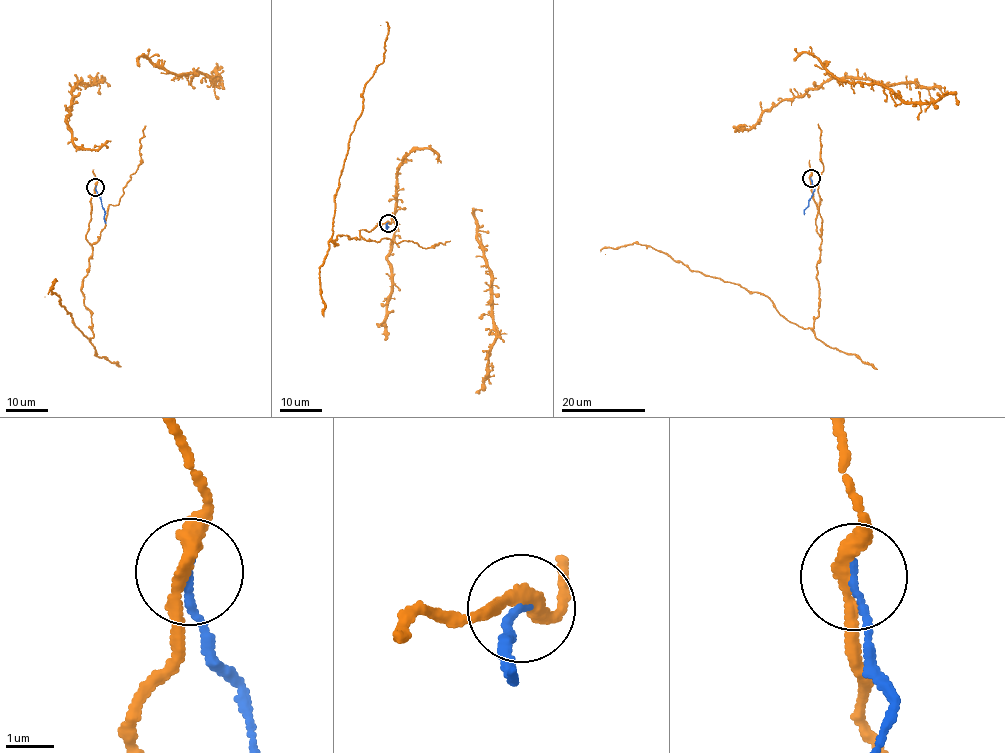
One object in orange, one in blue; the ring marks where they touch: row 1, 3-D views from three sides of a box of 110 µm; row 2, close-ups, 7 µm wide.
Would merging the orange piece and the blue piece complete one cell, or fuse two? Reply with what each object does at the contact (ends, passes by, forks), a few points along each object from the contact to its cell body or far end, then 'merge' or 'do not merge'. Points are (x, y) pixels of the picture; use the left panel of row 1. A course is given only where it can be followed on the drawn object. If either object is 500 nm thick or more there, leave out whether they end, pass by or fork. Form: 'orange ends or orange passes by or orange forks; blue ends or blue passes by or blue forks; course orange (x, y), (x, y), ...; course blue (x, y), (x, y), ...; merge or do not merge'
orange passes by; blue ends; course orange (95, 187), (86, 236), (92, 252), (81, 290), (91, 338), (83, 335), (52, 293), (56, 280), (44, 297); course blue (96, 187), (106, 223); do not merge

